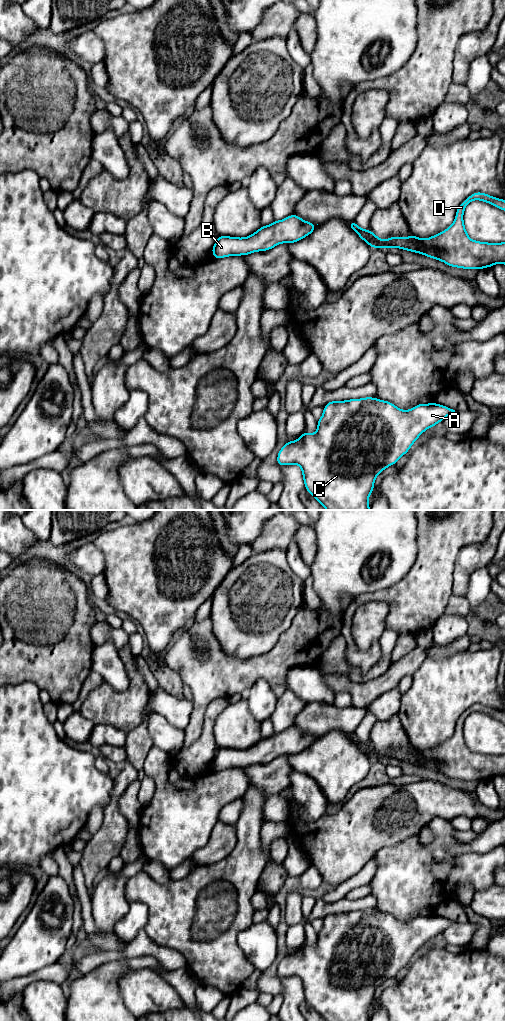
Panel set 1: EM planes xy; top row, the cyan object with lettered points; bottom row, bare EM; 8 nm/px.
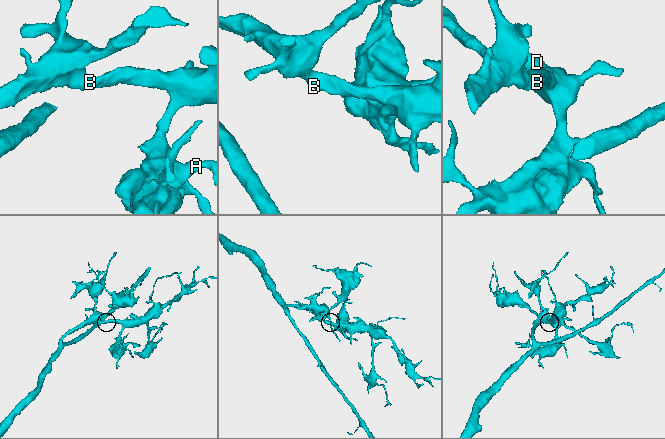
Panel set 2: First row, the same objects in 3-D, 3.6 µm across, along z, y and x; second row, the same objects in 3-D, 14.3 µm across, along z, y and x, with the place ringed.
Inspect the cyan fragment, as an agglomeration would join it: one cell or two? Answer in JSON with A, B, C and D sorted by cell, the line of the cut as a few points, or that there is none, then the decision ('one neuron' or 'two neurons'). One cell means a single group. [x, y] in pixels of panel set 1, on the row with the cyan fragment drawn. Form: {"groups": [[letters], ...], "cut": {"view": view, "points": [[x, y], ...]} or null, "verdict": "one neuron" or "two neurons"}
{"groups": [["A", "B", "C", "D"]], "cut": null, "verdict": "one neuron"}

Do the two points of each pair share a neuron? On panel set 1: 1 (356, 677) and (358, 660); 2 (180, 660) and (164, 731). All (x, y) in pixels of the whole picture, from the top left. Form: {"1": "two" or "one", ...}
{"1": "two", "2": "two"}

